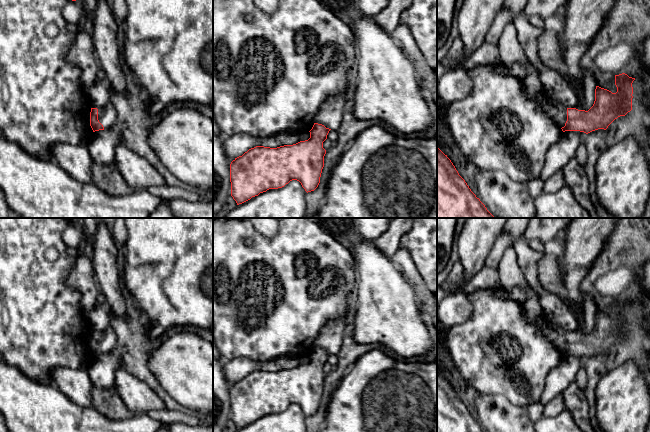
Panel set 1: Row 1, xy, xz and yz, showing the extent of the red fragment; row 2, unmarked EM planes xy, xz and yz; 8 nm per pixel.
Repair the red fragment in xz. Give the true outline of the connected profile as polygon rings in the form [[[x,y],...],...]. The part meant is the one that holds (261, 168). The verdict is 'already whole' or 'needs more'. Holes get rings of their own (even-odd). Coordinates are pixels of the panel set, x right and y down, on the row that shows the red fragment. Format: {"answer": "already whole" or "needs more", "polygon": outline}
{"answer": "needs more", "polygon": [[[352,90],[330,97],[321,105],[308,140],[277,148],[256,146],[235,158],[230,164],[230,182],[237,205],[292,180],[299,181],[307,193],[314,191],[324,167],[323,142],[330,130],[339,129]]]}

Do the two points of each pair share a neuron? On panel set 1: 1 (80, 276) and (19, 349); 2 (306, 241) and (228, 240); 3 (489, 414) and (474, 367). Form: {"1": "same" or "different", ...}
{"1": "different", "2": "same", "3": "different"}

